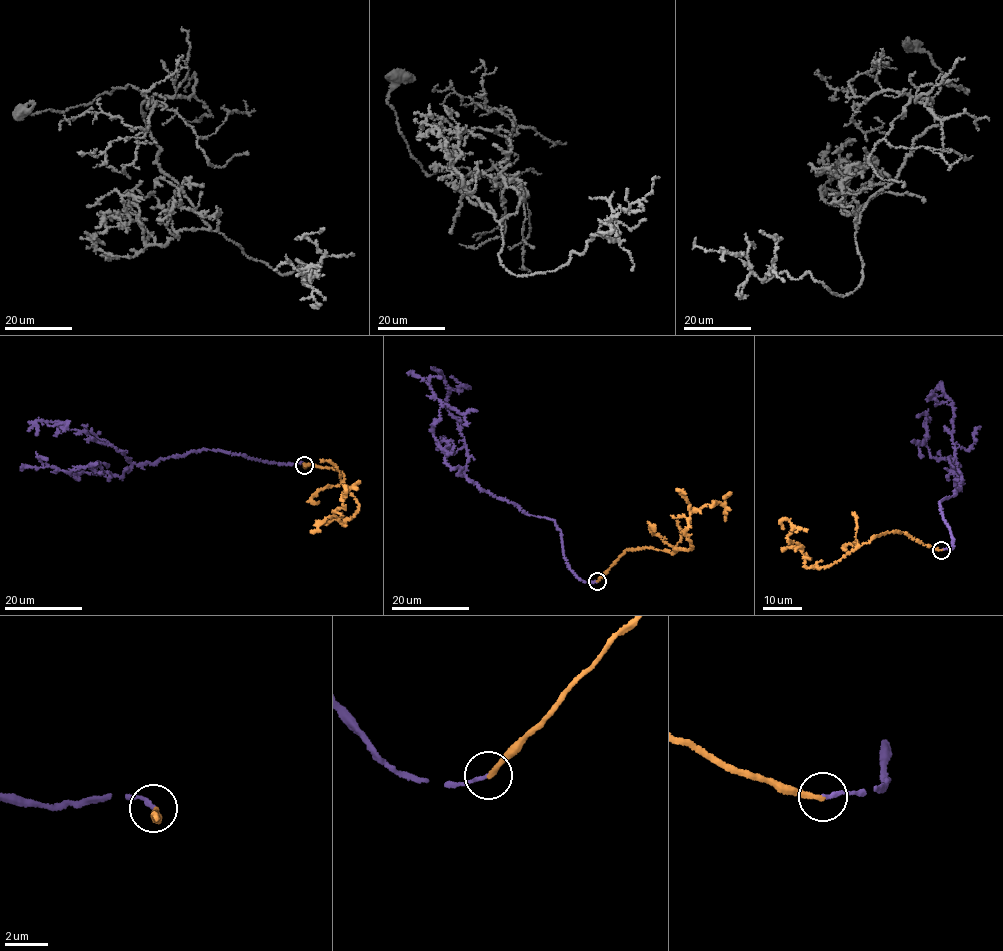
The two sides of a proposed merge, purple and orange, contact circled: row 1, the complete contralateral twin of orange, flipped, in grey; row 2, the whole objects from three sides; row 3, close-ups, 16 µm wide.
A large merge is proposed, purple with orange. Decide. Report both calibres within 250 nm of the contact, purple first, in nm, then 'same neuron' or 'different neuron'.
180/240 nm | different neuron

